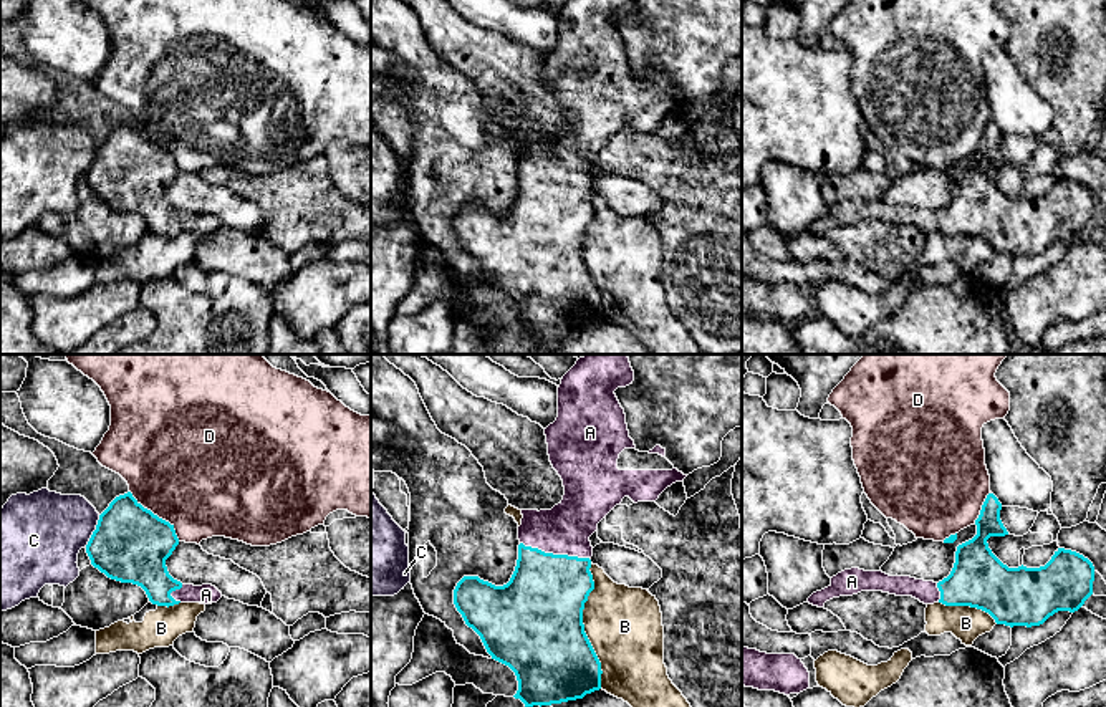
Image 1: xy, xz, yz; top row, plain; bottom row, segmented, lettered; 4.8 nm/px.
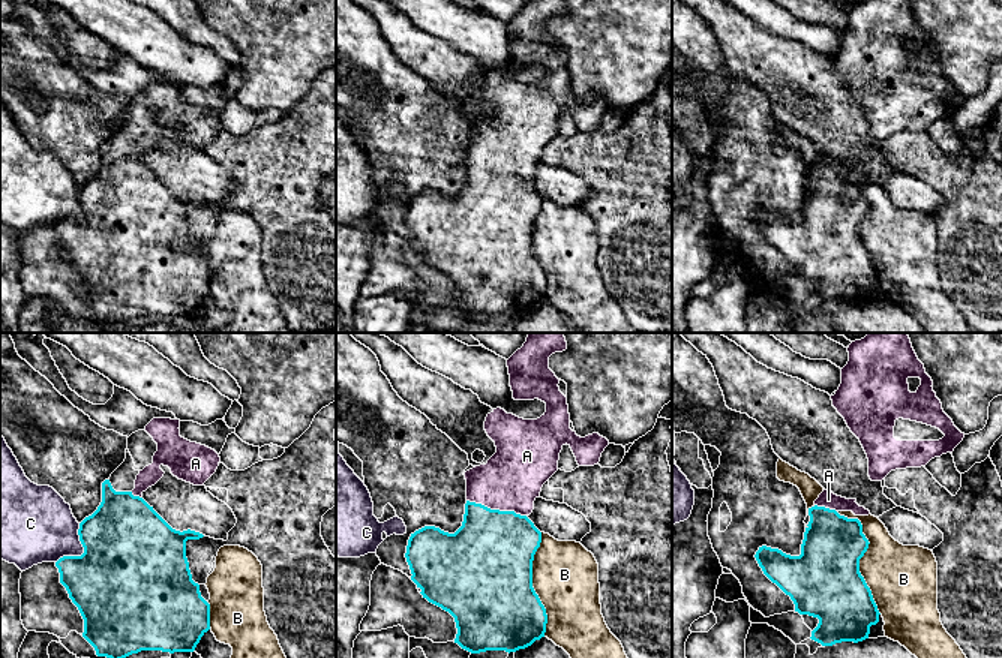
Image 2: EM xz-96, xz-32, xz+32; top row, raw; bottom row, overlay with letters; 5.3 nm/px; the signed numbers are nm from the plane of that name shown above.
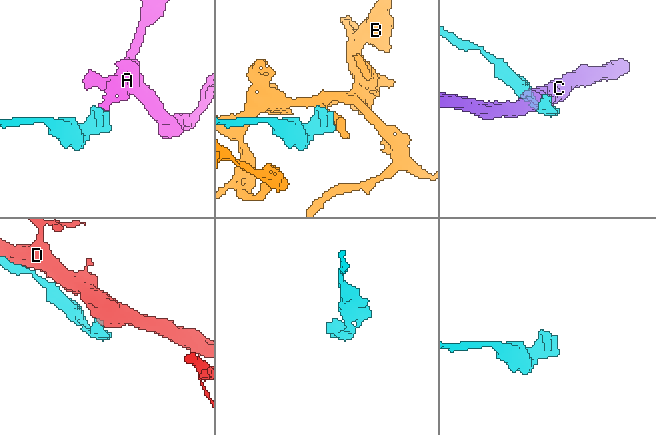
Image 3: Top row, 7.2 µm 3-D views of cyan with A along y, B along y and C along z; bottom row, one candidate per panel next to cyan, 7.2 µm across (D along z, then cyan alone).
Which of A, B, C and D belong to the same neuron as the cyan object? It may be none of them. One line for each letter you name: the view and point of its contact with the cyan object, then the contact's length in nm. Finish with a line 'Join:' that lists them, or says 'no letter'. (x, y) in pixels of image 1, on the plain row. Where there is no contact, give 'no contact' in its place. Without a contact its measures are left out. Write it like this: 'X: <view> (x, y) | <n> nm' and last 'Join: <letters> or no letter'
A: xz (555, 184) | 340 nm
Join: A

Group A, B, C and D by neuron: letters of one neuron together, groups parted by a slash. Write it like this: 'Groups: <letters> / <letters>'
Groups: A / B / C / D

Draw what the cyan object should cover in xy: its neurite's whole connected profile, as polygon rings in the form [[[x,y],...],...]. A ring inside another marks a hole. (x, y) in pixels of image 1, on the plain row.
[[[131,121],[116,126],[99,144],[86,182],[108,207],[141,215],[157,235],[212,233],[222,222],[212,214],[182,214],[166,195],[179,167],[174,154],[144,137]]]

